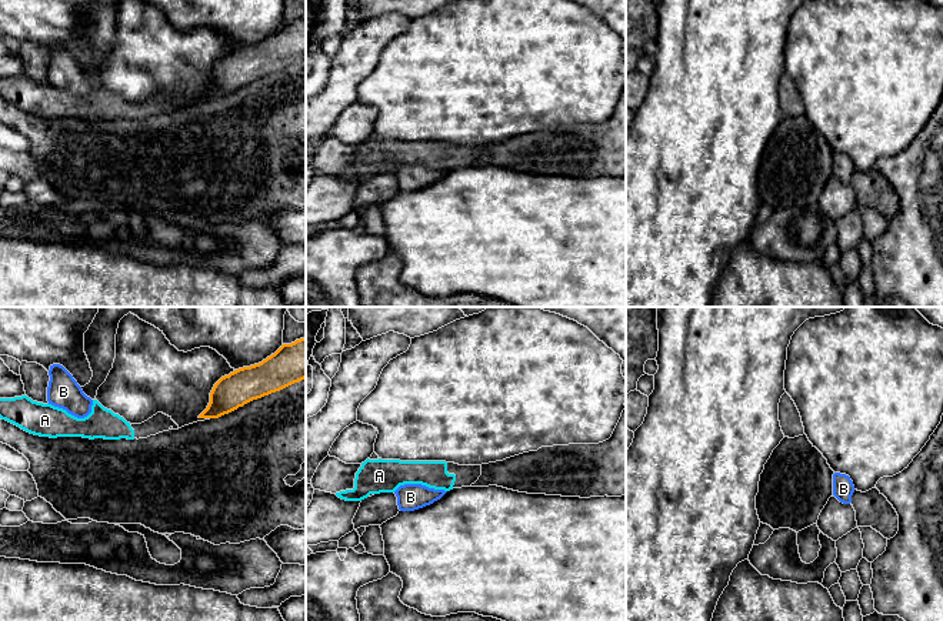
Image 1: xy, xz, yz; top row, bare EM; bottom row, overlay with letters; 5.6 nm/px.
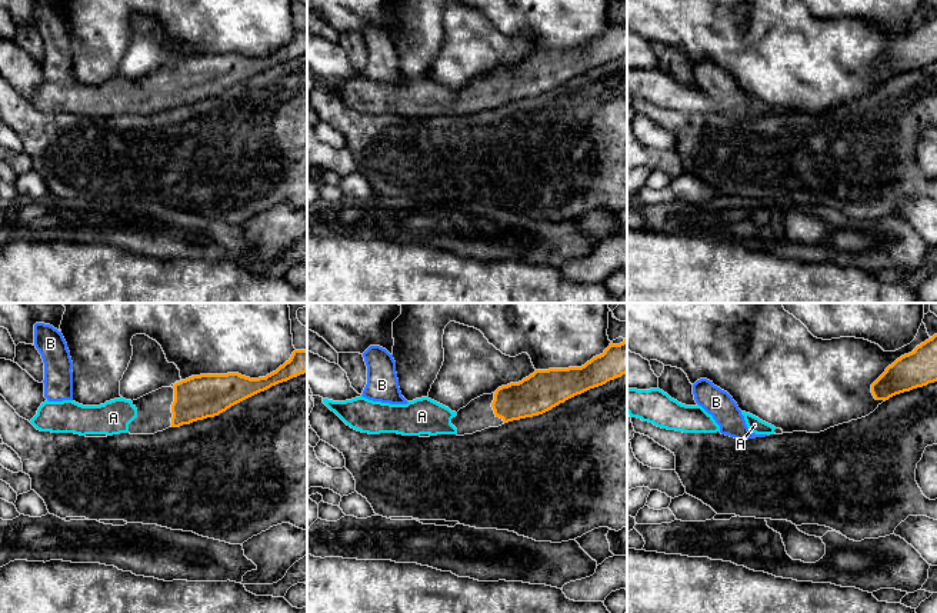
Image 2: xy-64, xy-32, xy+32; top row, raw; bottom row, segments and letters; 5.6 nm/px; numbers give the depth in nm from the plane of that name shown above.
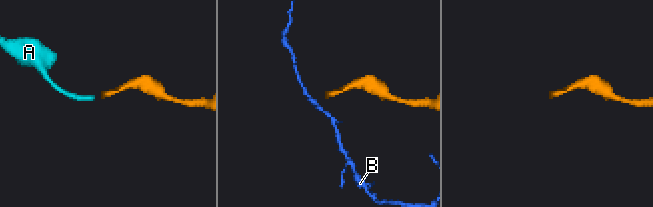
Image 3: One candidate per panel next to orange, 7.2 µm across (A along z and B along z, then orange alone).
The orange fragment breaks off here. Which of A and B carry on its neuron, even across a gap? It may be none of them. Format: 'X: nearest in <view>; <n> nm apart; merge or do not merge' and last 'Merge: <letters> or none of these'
A: nearest in xy; 380 nm apart; merge
B: nearest in xy; 600 nm apart; do not merge
Merge: A

